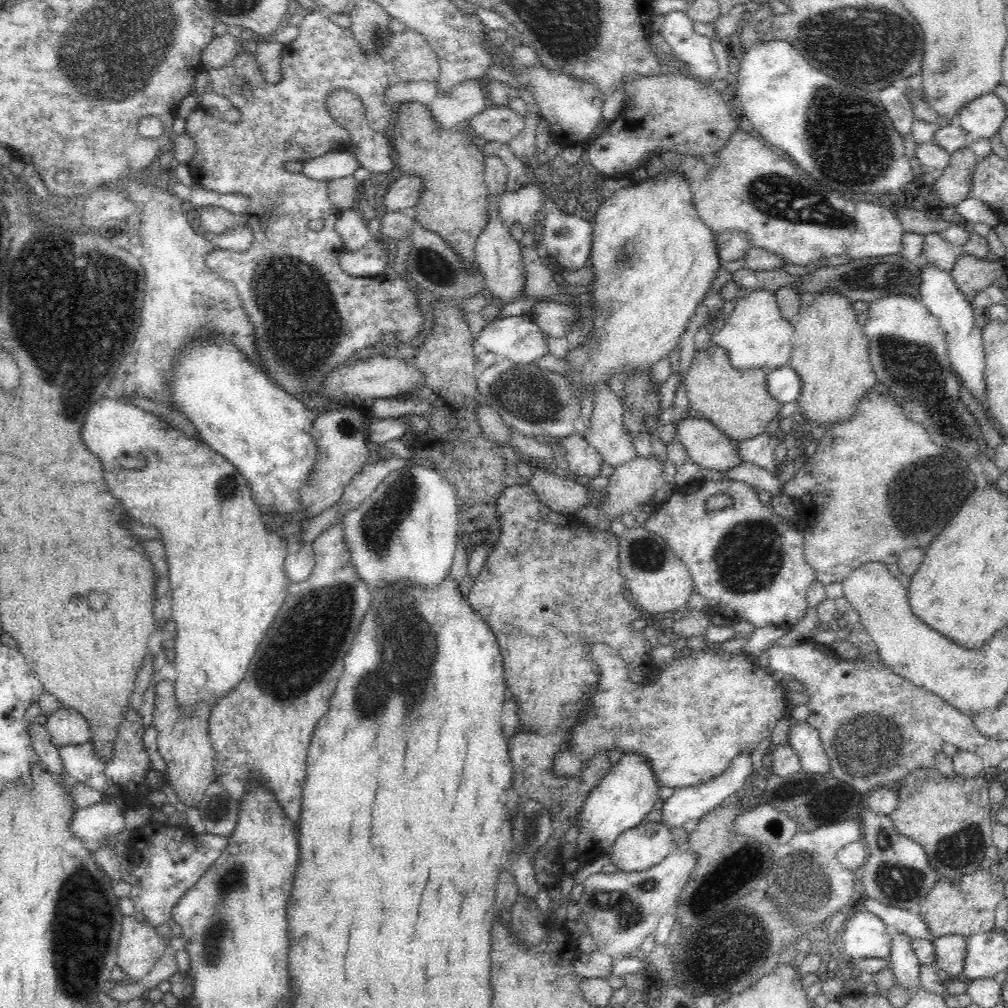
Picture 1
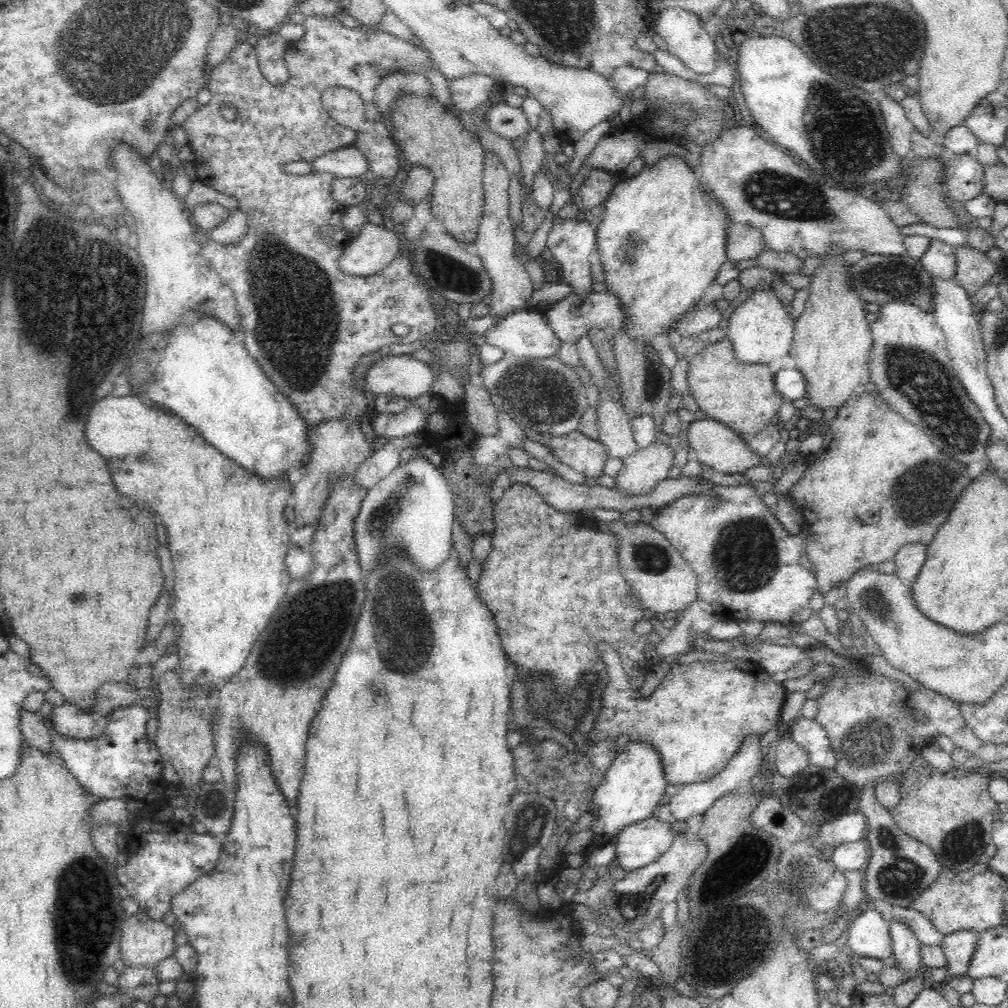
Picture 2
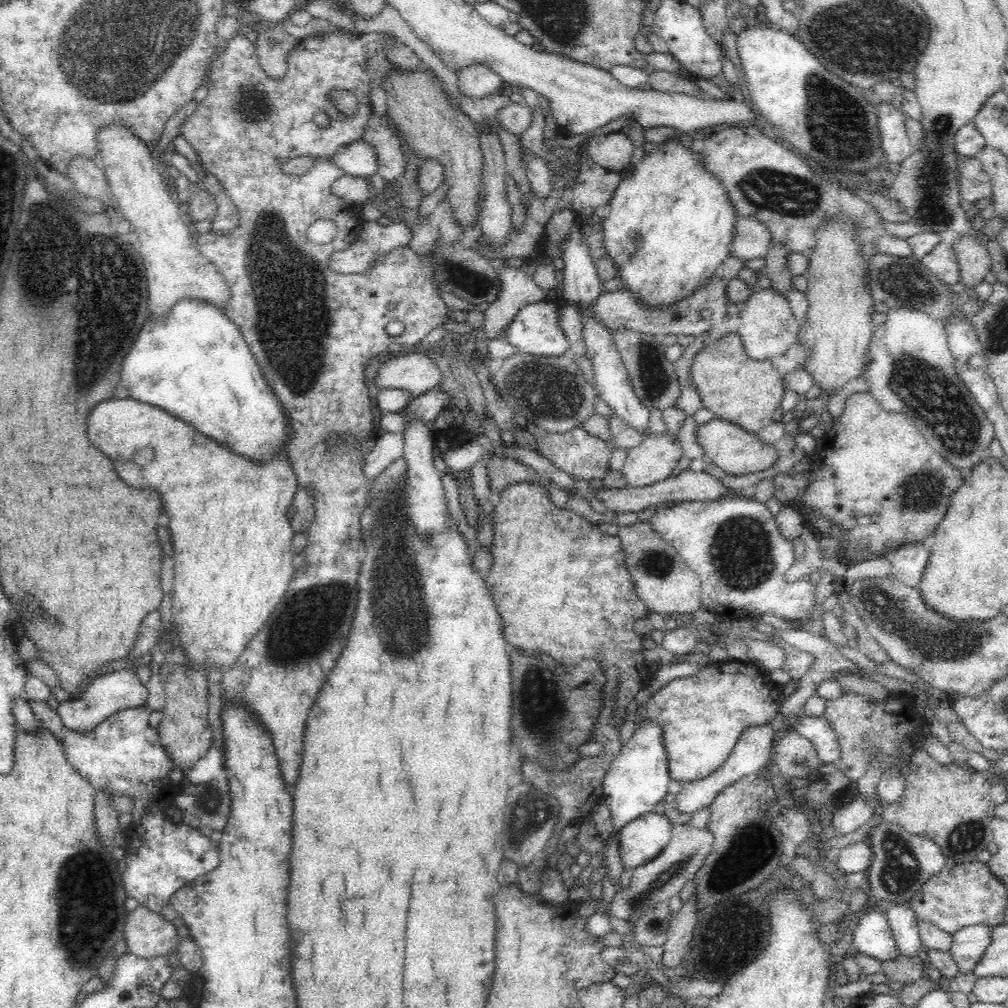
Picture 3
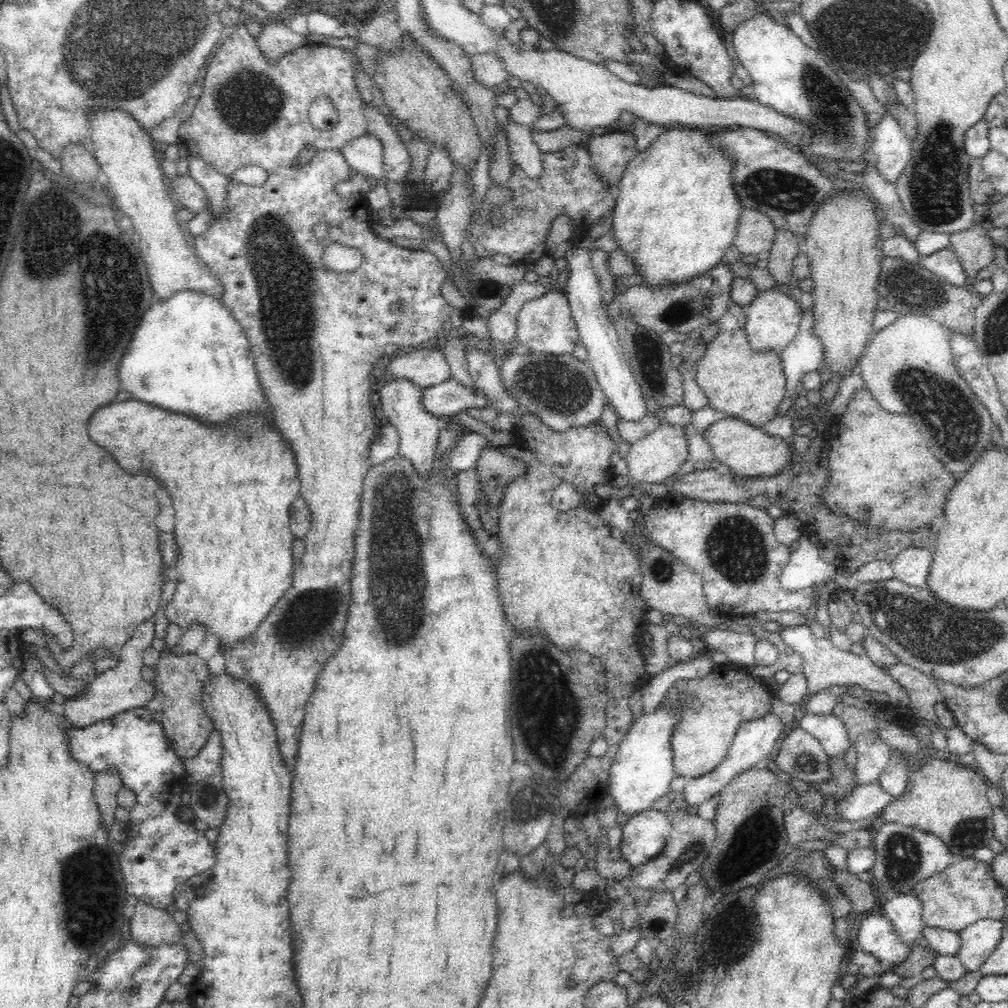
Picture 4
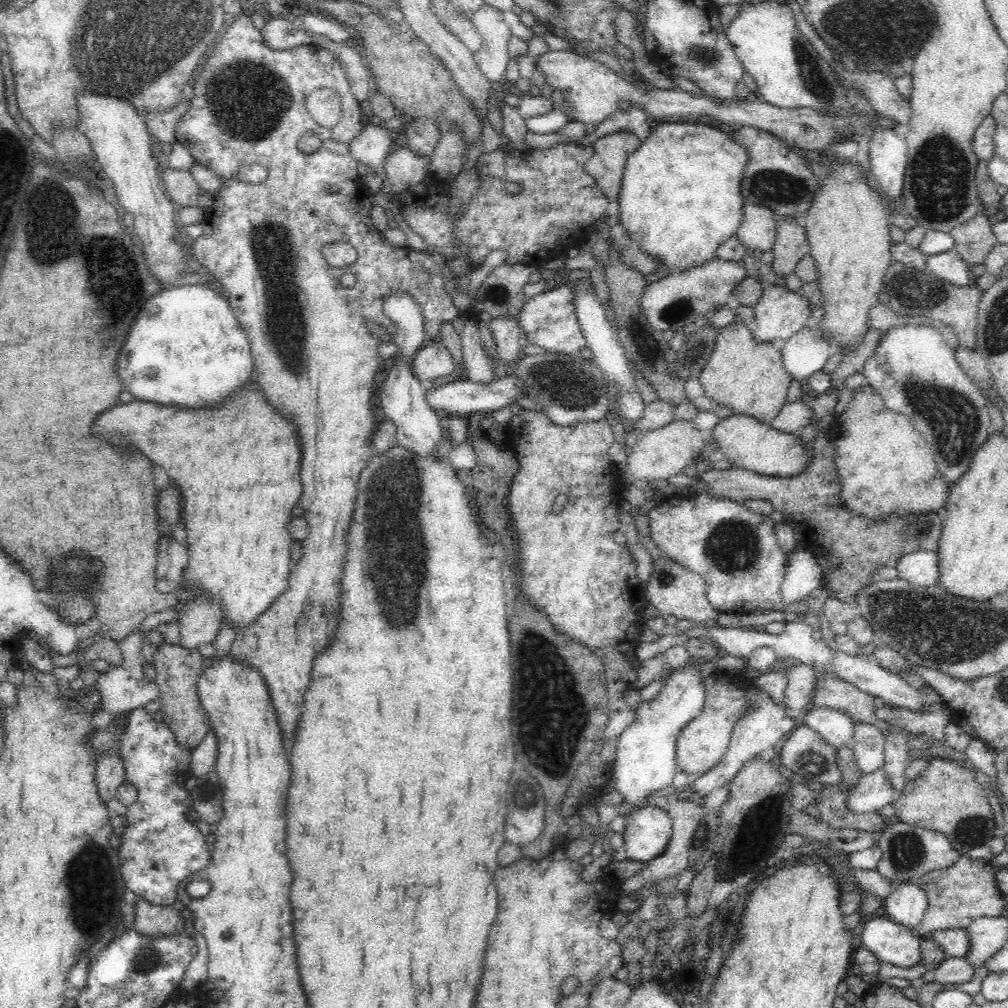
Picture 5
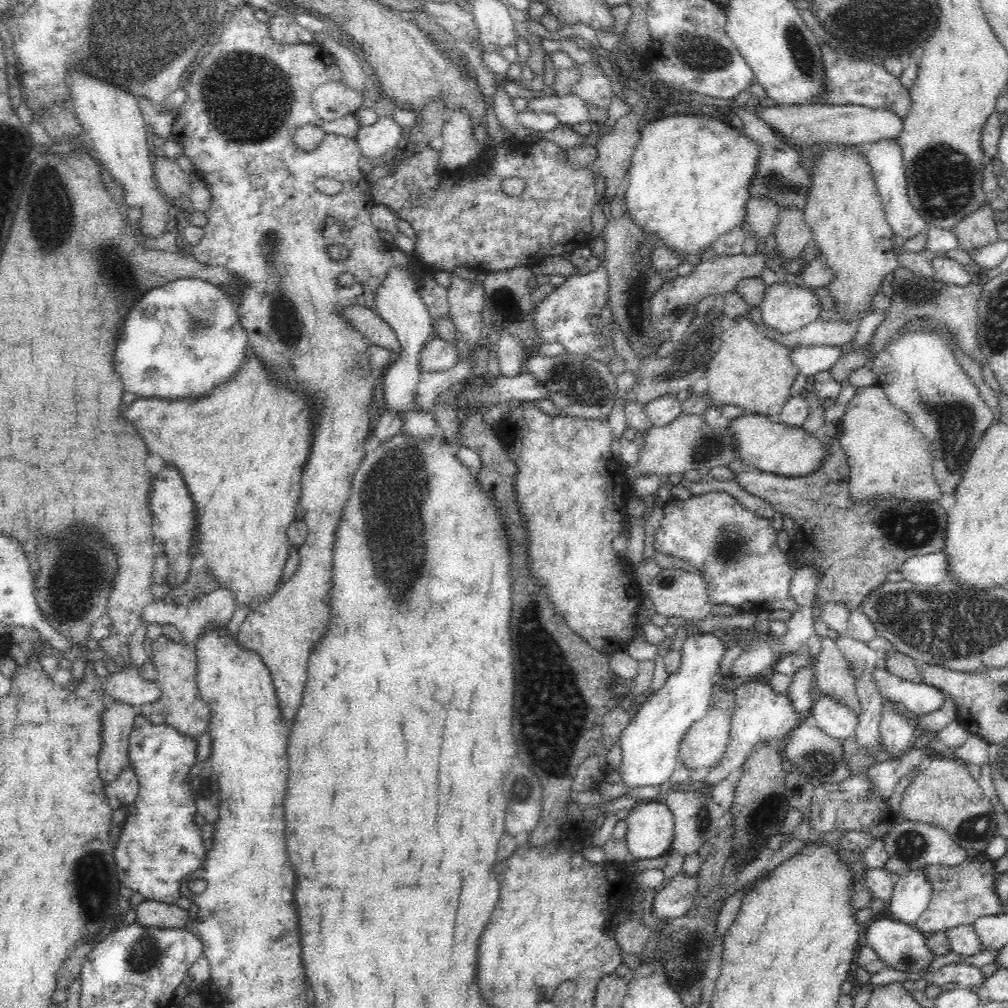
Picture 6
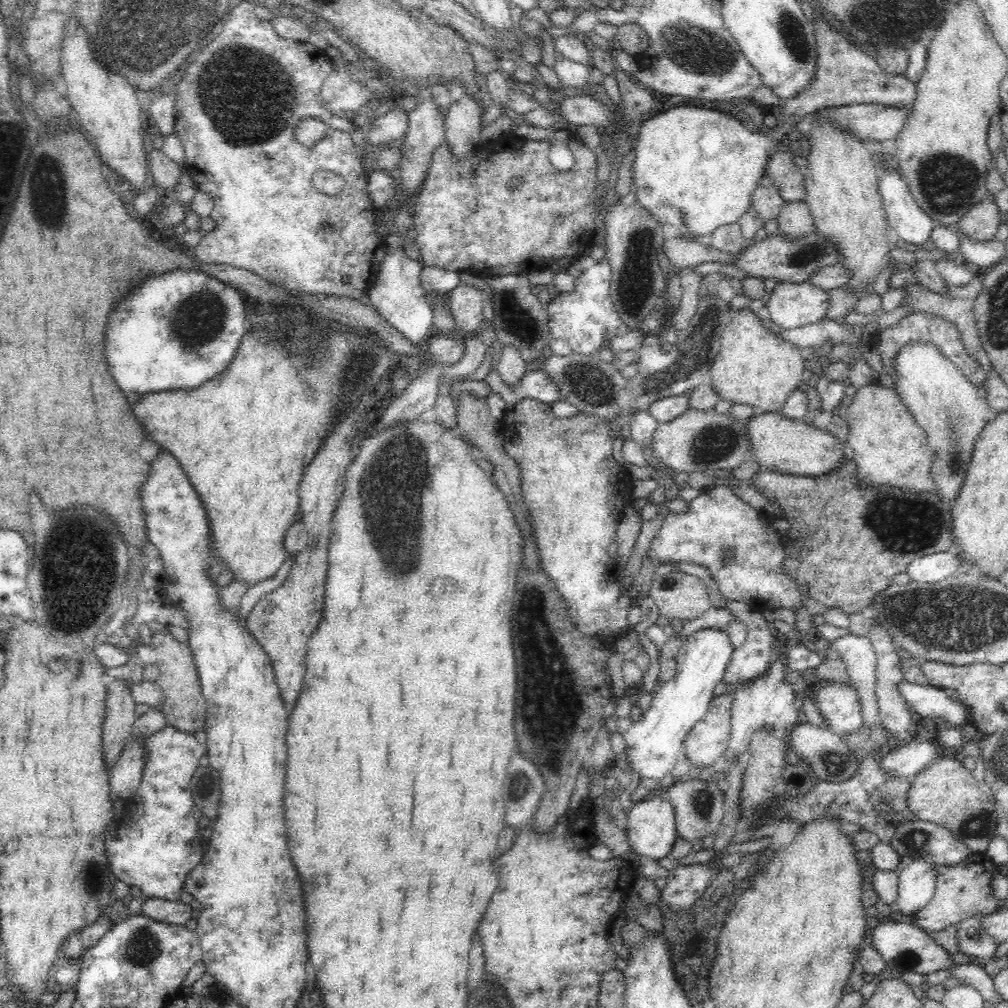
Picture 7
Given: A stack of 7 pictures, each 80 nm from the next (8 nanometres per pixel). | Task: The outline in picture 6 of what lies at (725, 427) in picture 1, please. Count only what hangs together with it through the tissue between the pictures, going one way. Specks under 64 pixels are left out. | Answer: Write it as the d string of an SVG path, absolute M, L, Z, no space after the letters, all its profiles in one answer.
M738 316L731 323L725 325L720 334L720 350L716 351L710 360L708 370L701 383L703 392L712 397L714 404L732 404L744 410L747 414L764 415L776 422L784 403L790 398L790 389L795 381L798 369L790 361L790 349L760 331L746 316Z

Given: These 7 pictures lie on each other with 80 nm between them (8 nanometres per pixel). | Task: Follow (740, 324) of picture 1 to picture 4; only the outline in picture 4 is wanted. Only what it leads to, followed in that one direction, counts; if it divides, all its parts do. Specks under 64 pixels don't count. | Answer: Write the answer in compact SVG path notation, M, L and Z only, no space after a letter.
M775 287L771 290L762 290L756 293L755 298L744 306L746 323L741 326L746 333L748 344L752 351L774 351L781 360L782 350L795 339L801 319L801 308L787 295L785 289Z

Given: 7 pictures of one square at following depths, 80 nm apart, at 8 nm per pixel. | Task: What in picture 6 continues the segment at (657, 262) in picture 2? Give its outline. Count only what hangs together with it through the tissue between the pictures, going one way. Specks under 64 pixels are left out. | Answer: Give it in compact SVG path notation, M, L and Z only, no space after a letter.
M680 114L668 116L655 120L639 130L641 137L633 150L627 172L628 176L630 176L630 181L624 194L625 214L628 215L640 229L644 229L646 234L650 234L655 242L659 242L657 248L668 248L671 252L675 252L677 256L684 256L685 258L692 258L692 256L700 258L704 250L710 250L710 248L712 248L712 244L716 242L716 239L720 239L720 236L730 233L730 230L743 223L746 216L746 202L748 202L749 199L748 182L750 182L750 178L752 178L752 172L756 170L756 158L758 157L757 144L744 137L744 135L740 133L741 130L734 129L734 127L728 126L728 124L716 118L702 115Z

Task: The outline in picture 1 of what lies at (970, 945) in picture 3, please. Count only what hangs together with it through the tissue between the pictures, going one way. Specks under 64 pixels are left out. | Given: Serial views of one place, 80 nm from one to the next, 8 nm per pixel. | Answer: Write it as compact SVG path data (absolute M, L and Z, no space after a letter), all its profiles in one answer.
M962 935L934 938L932 945L934 945L935 968L944 970L950 979L960 976L966 956L966 942L968 937Z

